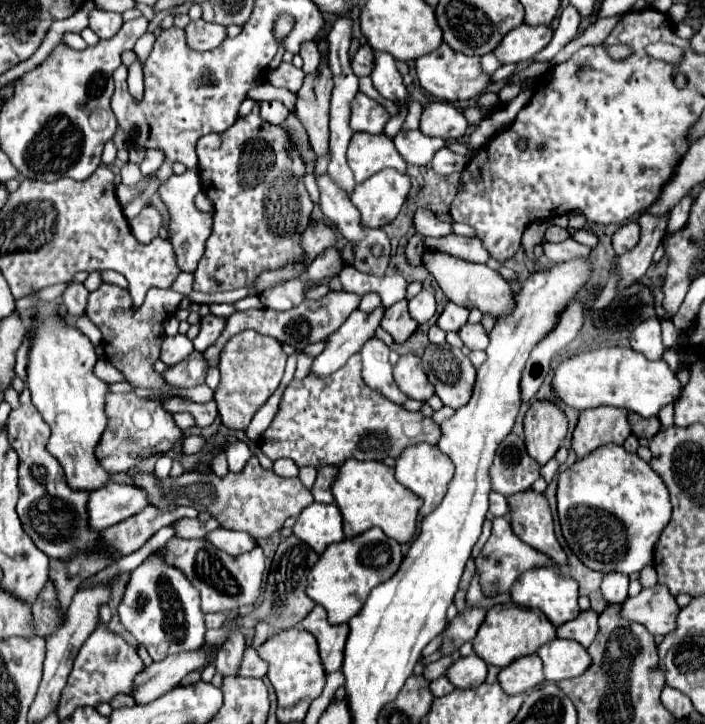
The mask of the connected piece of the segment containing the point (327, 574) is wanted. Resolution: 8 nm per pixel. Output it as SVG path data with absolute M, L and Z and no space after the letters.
M376 527L368 529L368 531L360 533L358 537L344 539L344 541L338 541L334 545L326 547L326 551L320 555L318 563L312 567L312 571L308 575L306 595L314 603L318 603L326 609L328 621L332 625L348 623L362 609L370 591L376 585L390 579L390 575L394 575L394 571L398 571L400 561L402 561L400 543L386 537L382 533L382 529L376 529Z

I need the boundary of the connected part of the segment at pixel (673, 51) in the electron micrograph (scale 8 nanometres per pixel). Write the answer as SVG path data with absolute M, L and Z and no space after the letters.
M654 43L654 45L648 45L646 47L646 53L650 57L656 57L656 59L662 59L662 61L678 61L682 57L682 49L674 47L674 45L666 45L666 43Z

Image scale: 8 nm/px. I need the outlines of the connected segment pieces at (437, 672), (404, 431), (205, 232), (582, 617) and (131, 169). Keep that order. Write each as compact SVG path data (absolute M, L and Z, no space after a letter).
M454 653L452 657L444 657L444 659L440 659L440 661L434 661L434 663L430 663L426 669L424 669L424 679L430 683L430 681L434 681L434 679L438 679L440 675L444 675L444 671L448 669L448 665L452 663L452 661L456 661L460 657L460 653Z
M354 353L344 367L340 367L334 375L330 377L318 377L318 375L308 375L304 381L292 381L282 397L280 409L266 429L266 433L260 439L262 453L266 457L280 459L288 457L292 459L298 467L302 465L312 465L312 467L324 467L324 465L342 465L346 459L358 459L358 461L368 461L376 459L382 461L386 457L398 457L406 447L418 445L418 443L430 443L436 445L440 441L440 425L436 425L430 417L424 417L420 413L410 413L402 405L392 403L386 395L380 391L372 389L366 385L362 379L362 363L360 355Z
M186 169L182 175L170 175L158 189L158 195L170 213L168 241L172 243L176 265L180 267L180 271L188 273L196 271L196 265L204 253L204 243L212 231L212 213L202 213L194 205L194 197L198 193L200 193L200 175L196 169Z
M594 609L580 611L576 619L556 627L556 637L574 639L584 647L588 647L594 641L596 633L598 633L598 613Z
M126 163L124 165L124 169L120 171L120 175L122 175L122 183L128 187L136 187L142 179L144 179L144 175L140 173L140 169L134 165L134 163Z

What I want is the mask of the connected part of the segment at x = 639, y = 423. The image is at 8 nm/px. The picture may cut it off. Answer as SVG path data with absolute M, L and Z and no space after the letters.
M634 413L628 415L628 423L630 423L630 429L632 429L632 435L636 435L638 439L642 439L642 437L652 439L660 431L660 427L662 427L658 417L642 419L640 415L634 415Z

